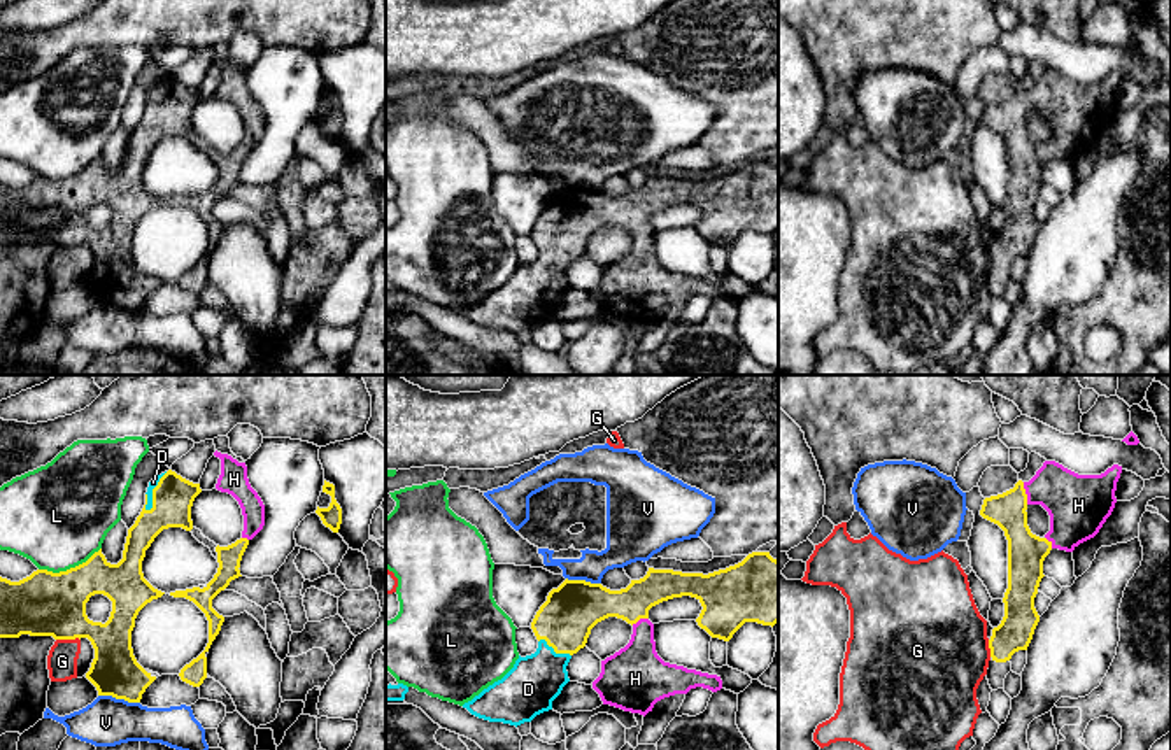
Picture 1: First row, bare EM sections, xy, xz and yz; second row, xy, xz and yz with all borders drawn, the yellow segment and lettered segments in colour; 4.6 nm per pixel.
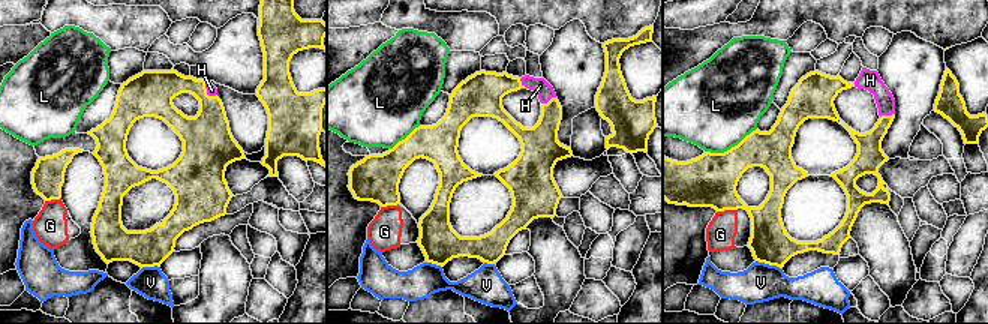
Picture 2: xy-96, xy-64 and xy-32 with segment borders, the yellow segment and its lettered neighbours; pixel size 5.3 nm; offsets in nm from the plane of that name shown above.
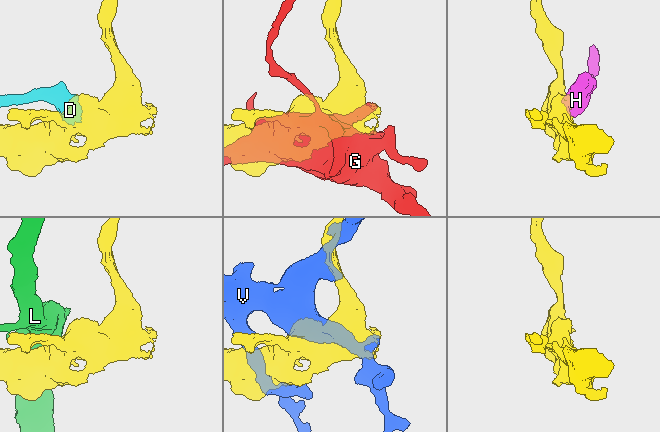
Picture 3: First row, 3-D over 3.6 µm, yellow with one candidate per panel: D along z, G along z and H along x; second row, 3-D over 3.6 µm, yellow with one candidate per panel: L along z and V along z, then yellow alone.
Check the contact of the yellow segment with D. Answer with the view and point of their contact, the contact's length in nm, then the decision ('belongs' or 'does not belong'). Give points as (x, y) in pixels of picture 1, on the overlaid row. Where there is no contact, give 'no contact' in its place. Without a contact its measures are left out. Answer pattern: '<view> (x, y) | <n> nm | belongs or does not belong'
xy (153, 493) | 200 nm | belongs

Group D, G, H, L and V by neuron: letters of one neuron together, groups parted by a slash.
D H / G / L / V

